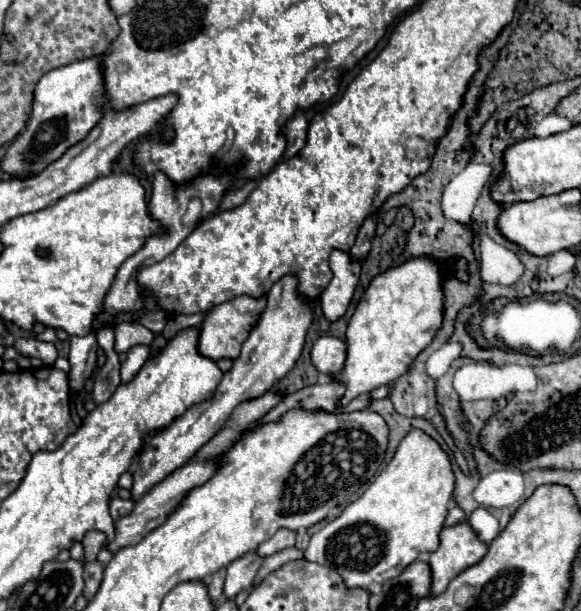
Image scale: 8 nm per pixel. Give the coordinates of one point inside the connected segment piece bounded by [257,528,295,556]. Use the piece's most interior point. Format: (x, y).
(284, 538)

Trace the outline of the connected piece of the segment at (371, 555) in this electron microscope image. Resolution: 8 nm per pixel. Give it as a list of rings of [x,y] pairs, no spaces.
[[[411,430],[399,444],[393,460],[385,466],[385,470],[377,476],[377,480],[359,496],[353,504],[349,504],[339,518],[325,524],[317,534],[311,536],[309,546],[305,548],[305,558],[309,562],[317,562],[321,566],[335,568],[349,588],[369,588],[371,584],[383,584],[395,576],[399,576],[409,564],[413,564],[425,552],[435,552],[439,548],[439,534],[443,530],[449,502],[453,500],[455,490],[455,474],[451,466],[451,458],[439,446],[437,440],[427,436],[425,432]]]

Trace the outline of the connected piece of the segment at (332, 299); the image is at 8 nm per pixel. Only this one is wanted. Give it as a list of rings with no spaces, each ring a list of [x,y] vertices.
[[[331,252],[331,270],[333,278],[329,286],[321,292],[321,306],[327,320],[337,320],[345,314],[355,286],[361,274],[361,260],[351,260],[349,252]]]

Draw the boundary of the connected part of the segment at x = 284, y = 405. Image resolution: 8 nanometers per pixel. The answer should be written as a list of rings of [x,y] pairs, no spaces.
[[[329,380],[329,382],[323,382],[323,384],[307,386],[307,388],[299,390],[299,392],[287,394],[287,396],[283,398],[283,402],[277,404],[277,406],[261,420],[261,424],[279,420],[281,414],[285,414],[287,410],[293,410],[293,408],[335,412],[337,408],[341,408],[339,400],[343,398],[343,392],[345,392],[345,384],[339,384],[339,380]]]

